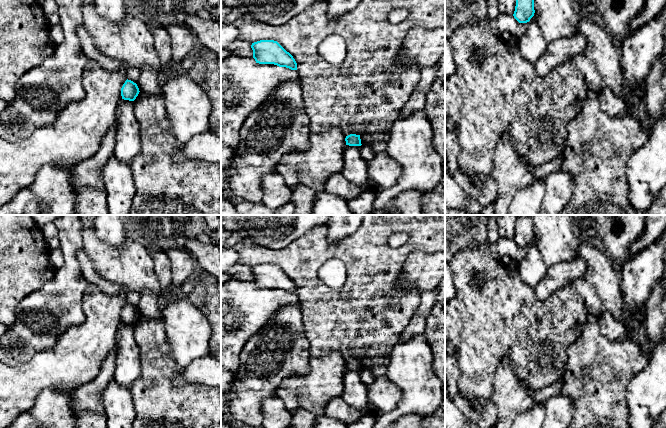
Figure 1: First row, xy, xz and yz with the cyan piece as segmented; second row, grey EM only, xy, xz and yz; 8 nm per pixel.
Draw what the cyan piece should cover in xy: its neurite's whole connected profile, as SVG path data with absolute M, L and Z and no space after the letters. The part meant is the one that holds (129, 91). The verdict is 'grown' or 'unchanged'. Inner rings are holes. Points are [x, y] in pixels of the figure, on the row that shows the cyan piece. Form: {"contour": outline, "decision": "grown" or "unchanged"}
{"contour": "M126 80L121 88L121 96L124 100L134 101L139 94L139 88L136 83Z", "decision": "unchanged"}

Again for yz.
{"contour": "M516 0L513 16L519 23L529 22L534 13L534 0Z", "decision": "unchanged"}

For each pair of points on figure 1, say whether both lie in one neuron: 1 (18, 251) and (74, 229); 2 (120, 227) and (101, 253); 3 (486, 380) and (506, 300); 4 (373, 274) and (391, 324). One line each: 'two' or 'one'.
1: two
2: two
3: one
4: one

